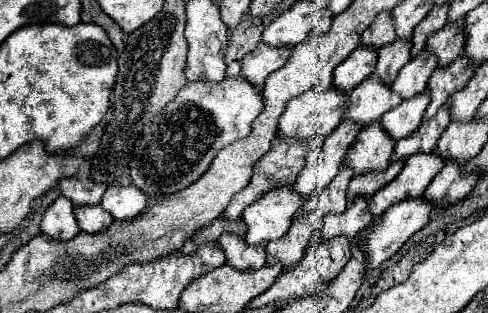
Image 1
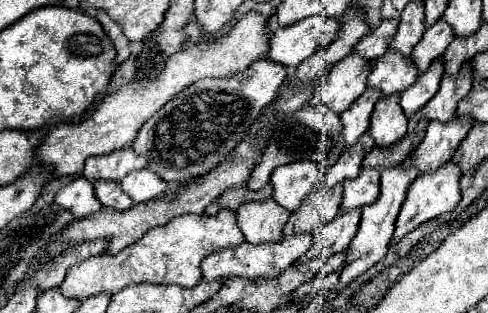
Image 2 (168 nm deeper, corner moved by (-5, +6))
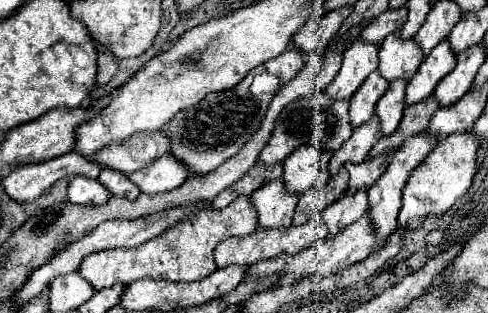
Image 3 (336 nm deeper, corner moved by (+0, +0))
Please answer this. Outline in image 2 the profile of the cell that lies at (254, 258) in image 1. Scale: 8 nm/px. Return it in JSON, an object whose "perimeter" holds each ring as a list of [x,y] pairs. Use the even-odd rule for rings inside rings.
{"perimeter":[[[252,201],[244,203],[236,211],[238,227],[242,229],[248,243],[276,243],[284,237],[282,229],[288,221],[290,213],[286,209],[280,209],[276,201]]]}

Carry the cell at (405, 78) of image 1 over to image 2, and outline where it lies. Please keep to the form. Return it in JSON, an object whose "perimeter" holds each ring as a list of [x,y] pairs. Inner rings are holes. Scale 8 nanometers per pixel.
{"perimeter":[[[436,21],[432,27],[428,27],[422,35],[422,39],[418,41],[418,45],[412,51],[412,59],[418,67],[418,71],[426,71],[430,67],[430,63],[444,55],[446,47],[452,41],[452,27],[444,25],[442,21]]]}

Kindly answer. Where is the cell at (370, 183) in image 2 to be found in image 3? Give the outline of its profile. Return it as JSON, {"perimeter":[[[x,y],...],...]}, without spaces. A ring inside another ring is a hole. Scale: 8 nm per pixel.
{"perimeter":[[[379,155],[379,159],[365,159],[359,165],[347,163],[345,169],[349,171],[349,195],[355,195],[359,189],[369,189],[385,171],[387,155]]]}

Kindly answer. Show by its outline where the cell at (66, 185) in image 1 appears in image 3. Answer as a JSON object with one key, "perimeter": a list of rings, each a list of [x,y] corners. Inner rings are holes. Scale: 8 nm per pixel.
{"perimeter":[[[153,131],[147,135],[135,135],[135,139],[127,139],[127,143],[105,147],[103,151],[99,151],[99,155],[93,155],[91,161],[123,175],[131,175],[133,171],[143,169],[159,159],[167,151],[167,147],[169,139],[161,131]]]}

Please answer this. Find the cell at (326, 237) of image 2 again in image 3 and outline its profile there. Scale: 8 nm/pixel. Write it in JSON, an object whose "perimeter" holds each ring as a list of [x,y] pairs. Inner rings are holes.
{"perimeter":[[[359,191],[359,195],[343,195],[343,199],[335,201],[335,205],[327,207],[327,211],[323,213],[325,225],[329,229],[327,239],[331,235],[335,237],[341,229],[361,219],[365,211],[367,211],[367,193],[365,191]]]}

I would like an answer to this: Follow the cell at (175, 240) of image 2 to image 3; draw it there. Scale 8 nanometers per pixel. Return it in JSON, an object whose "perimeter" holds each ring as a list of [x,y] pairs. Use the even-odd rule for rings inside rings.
{"perimeter":[[[237,197],[225,209],[201,209],[191,221],[177,223],[165,229],[163,235],[149,239],[135,249],[109,249],[101,253],[91,253],[83,259],[79,275],[91,283],[95,291],[111,287],[115,283],[131,285],[137,279],[165,279],[165,281],[199,281],[215,271],[213,249],[217,243],[229,237],[247,237],[255,231],[255,211],[251,211],[249,197]]]}

